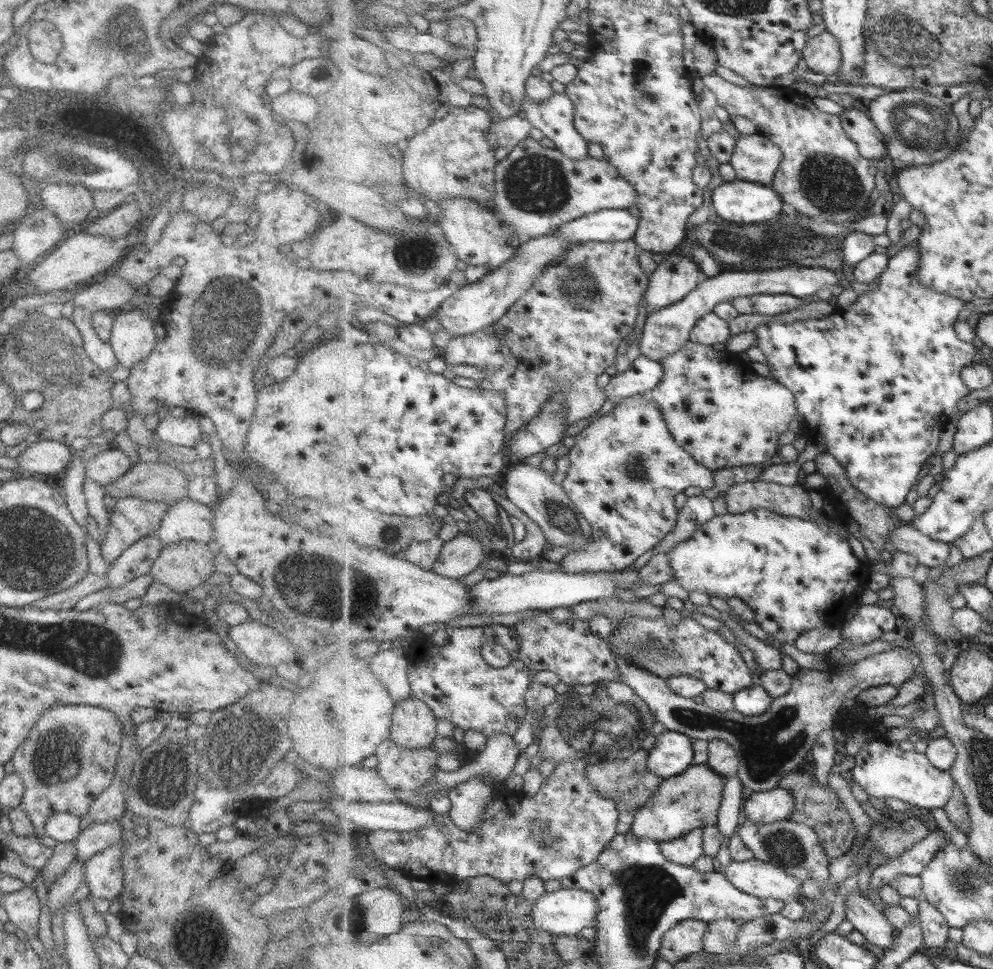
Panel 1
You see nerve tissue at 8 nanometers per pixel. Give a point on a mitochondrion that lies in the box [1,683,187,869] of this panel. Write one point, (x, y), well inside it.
(60, 754)

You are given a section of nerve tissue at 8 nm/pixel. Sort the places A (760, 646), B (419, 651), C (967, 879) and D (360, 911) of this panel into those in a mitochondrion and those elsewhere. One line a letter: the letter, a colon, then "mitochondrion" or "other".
A: other
B: other
C: mitochondrion
D: mitochondrion

